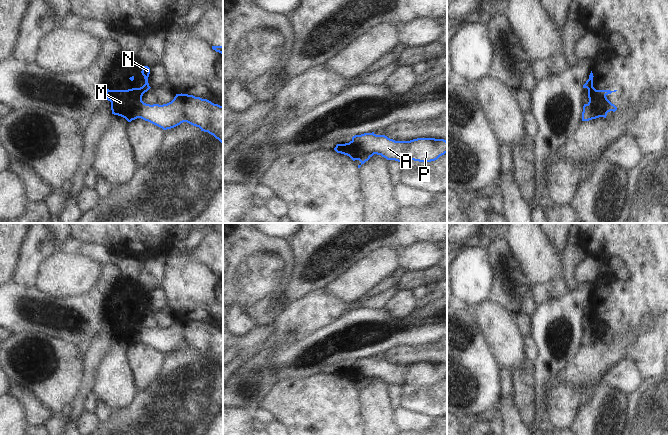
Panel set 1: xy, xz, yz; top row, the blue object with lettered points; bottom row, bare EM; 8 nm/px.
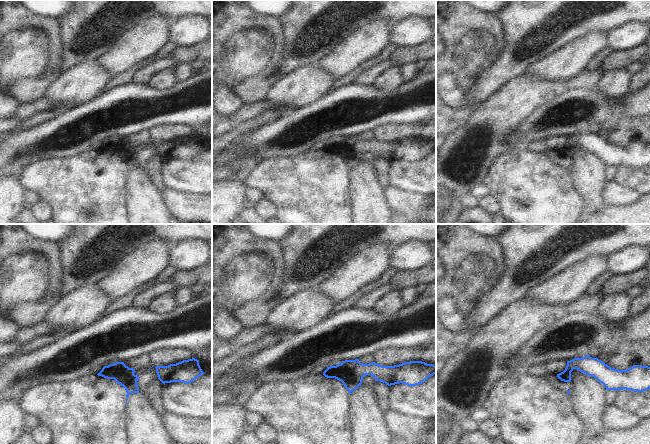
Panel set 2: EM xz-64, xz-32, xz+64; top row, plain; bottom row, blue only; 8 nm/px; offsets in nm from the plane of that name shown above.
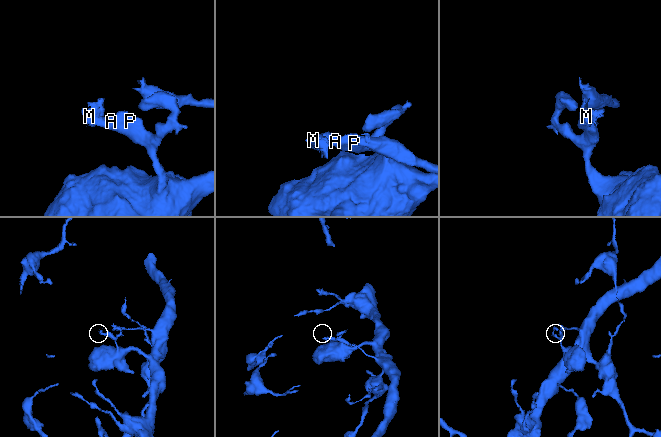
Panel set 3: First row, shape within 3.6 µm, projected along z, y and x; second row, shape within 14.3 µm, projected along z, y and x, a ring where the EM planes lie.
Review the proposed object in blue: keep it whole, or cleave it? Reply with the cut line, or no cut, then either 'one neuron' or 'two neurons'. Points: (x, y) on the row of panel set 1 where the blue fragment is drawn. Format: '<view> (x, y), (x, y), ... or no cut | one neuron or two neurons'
xz (352, 140), (363, 149), (374, 153) | two neurons

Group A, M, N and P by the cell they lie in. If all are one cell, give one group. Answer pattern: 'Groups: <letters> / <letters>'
Groups: A P / M N.

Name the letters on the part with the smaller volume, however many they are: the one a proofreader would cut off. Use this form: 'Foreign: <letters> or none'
Foreign: M, N

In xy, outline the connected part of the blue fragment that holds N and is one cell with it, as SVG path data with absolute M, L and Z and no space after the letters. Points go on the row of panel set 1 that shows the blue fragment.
M143 66L142 75L145 79L145 84L140 88L132 88L128 90L109 90L106 88L106 100L111 102L112 114L125 118L128 122L138 118L136 110L141 104L142 96L151 87L148 83L150 68Z

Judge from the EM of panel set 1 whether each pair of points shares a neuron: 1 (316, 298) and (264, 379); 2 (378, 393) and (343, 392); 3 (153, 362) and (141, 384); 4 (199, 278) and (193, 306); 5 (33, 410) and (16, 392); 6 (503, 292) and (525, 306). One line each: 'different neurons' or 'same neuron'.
1: same neuron
2: different neurons
3: same neuron
4: same neuron
5: same neuron
6: same neuron

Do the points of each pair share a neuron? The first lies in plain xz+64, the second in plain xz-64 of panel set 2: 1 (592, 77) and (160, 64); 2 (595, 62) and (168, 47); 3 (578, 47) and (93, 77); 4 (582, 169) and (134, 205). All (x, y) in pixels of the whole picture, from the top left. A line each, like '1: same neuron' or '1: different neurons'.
1: same neuron
2: same neuron
3: different neurons
4: same neuron

